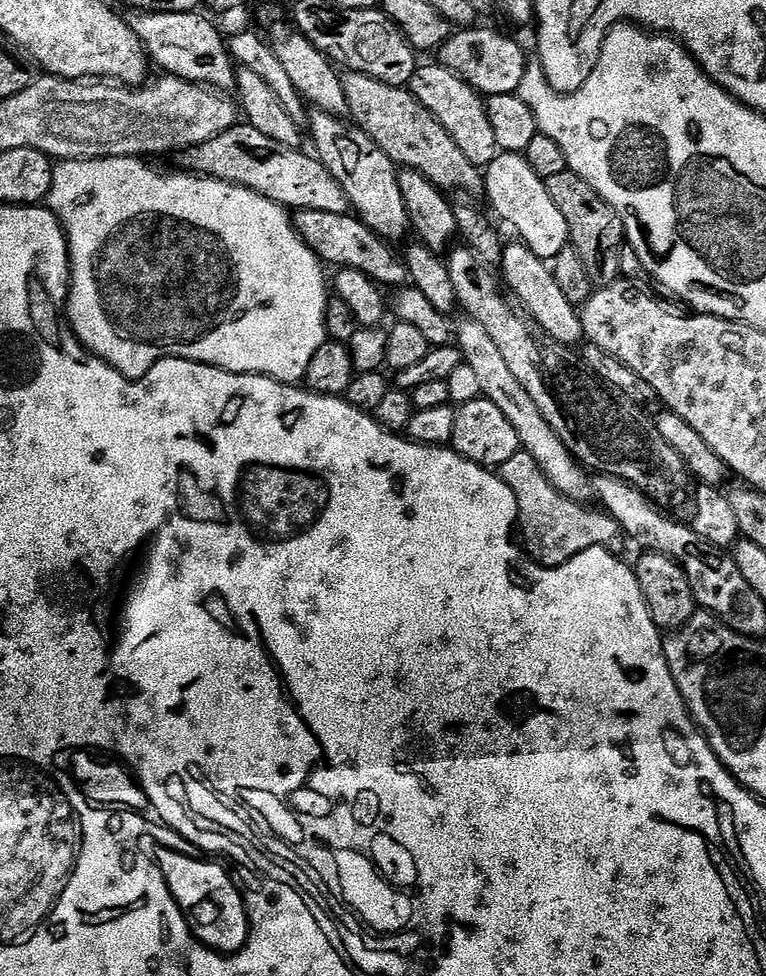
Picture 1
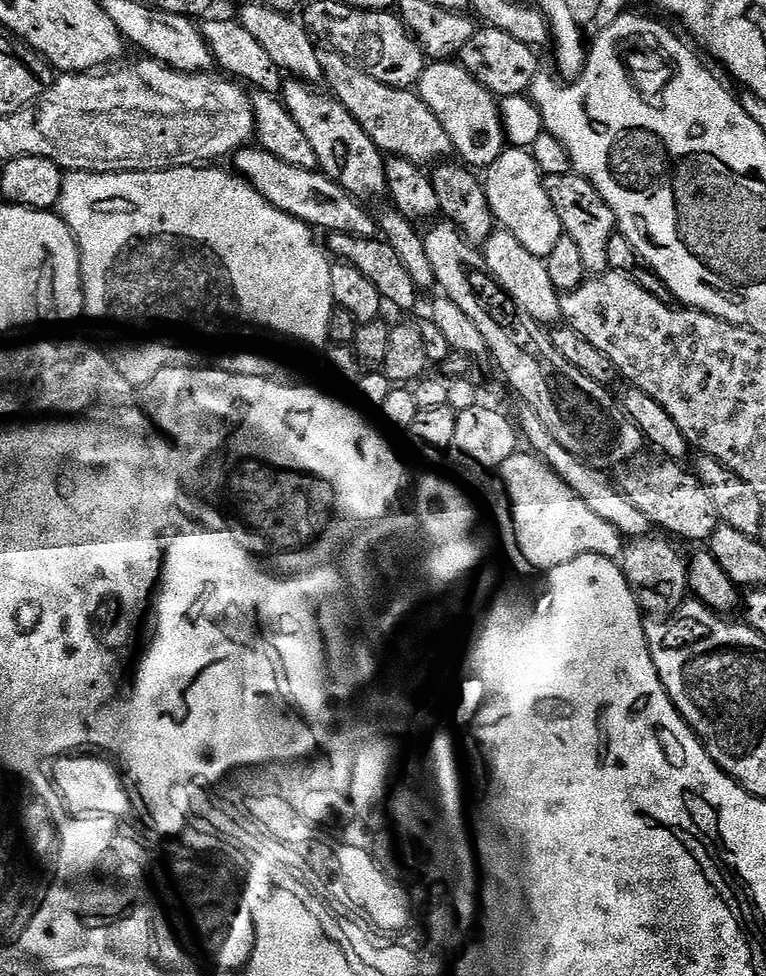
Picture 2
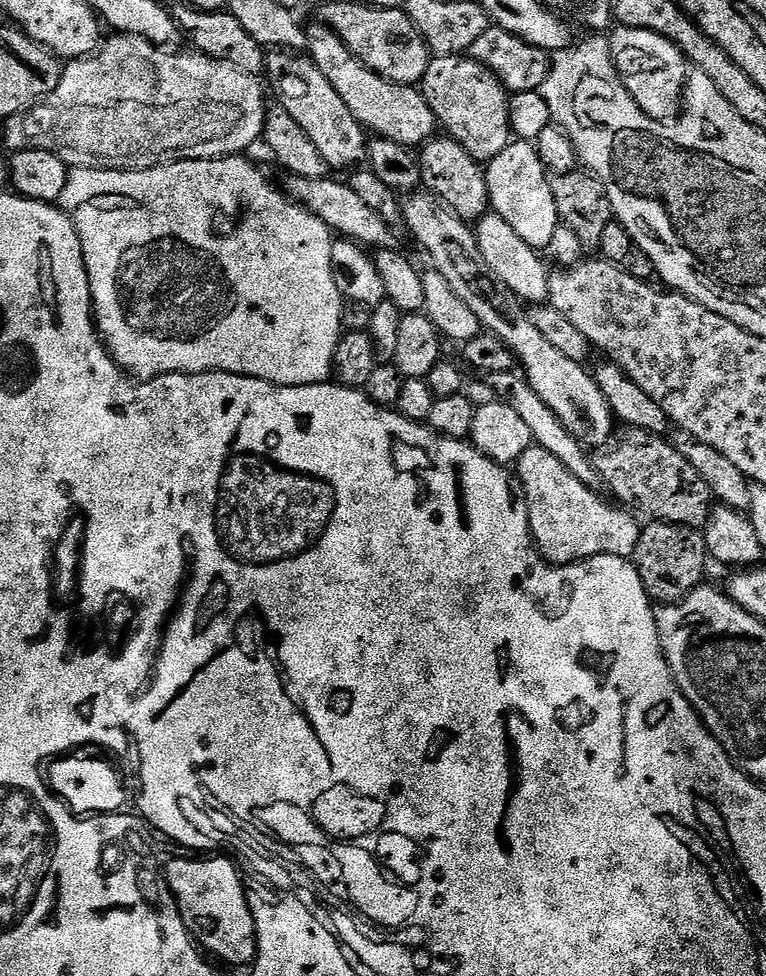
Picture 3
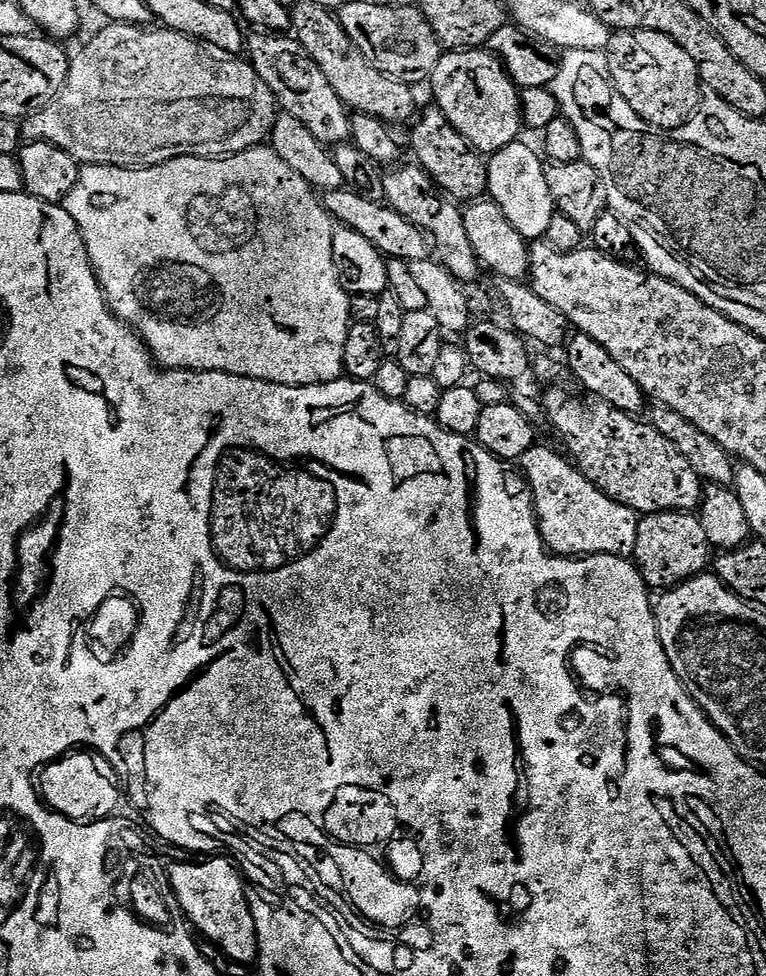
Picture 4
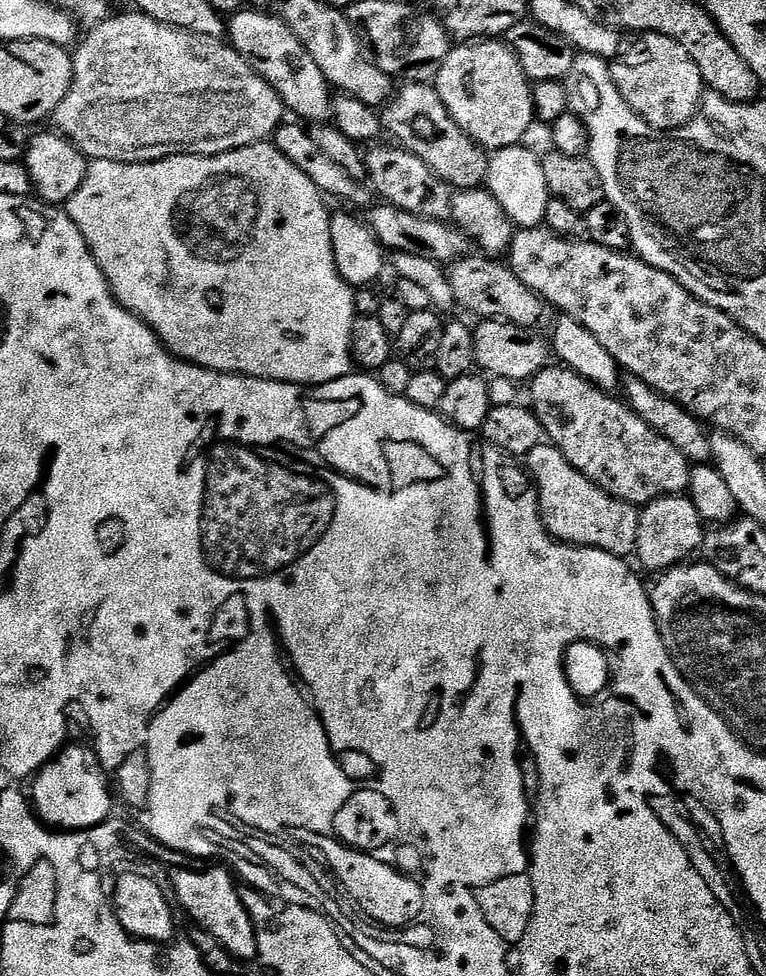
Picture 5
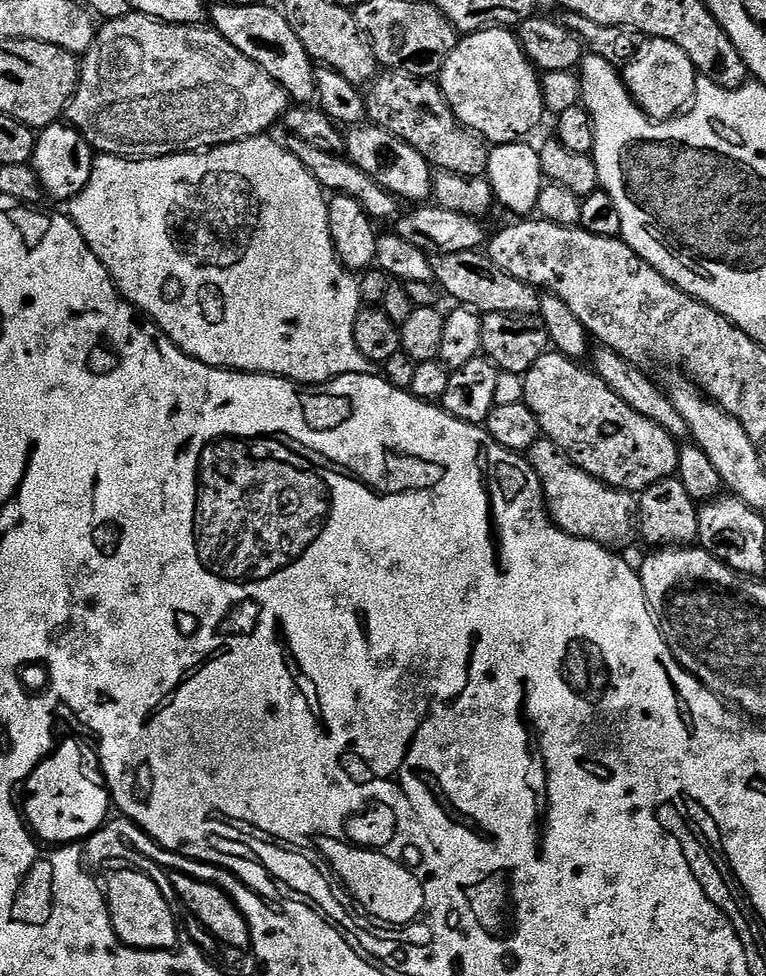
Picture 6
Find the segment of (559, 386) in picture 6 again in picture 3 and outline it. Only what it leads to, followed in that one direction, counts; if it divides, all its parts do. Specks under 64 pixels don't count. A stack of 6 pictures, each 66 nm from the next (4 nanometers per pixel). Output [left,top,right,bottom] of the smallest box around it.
[595,427,714,530]

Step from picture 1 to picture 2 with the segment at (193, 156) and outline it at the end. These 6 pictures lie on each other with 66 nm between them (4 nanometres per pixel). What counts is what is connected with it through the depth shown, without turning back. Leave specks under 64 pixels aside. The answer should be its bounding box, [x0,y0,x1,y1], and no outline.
[234,146,377,236]

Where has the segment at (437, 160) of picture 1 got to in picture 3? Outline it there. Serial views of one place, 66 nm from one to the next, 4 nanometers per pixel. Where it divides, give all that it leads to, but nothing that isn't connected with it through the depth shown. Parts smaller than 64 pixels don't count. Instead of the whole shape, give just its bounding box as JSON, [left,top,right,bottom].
[306,22,438,150]

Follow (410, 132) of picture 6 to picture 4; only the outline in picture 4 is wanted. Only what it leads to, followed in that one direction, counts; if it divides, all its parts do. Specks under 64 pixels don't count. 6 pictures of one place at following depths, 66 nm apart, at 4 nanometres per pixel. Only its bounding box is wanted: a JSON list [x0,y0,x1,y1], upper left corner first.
[411,110,488,202]

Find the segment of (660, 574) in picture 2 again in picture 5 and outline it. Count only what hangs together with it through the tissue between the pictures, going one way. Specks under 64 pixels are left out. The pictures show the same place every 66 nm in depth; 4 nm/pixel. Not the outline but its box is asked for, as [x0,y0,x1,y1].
[634,495,705,574]

